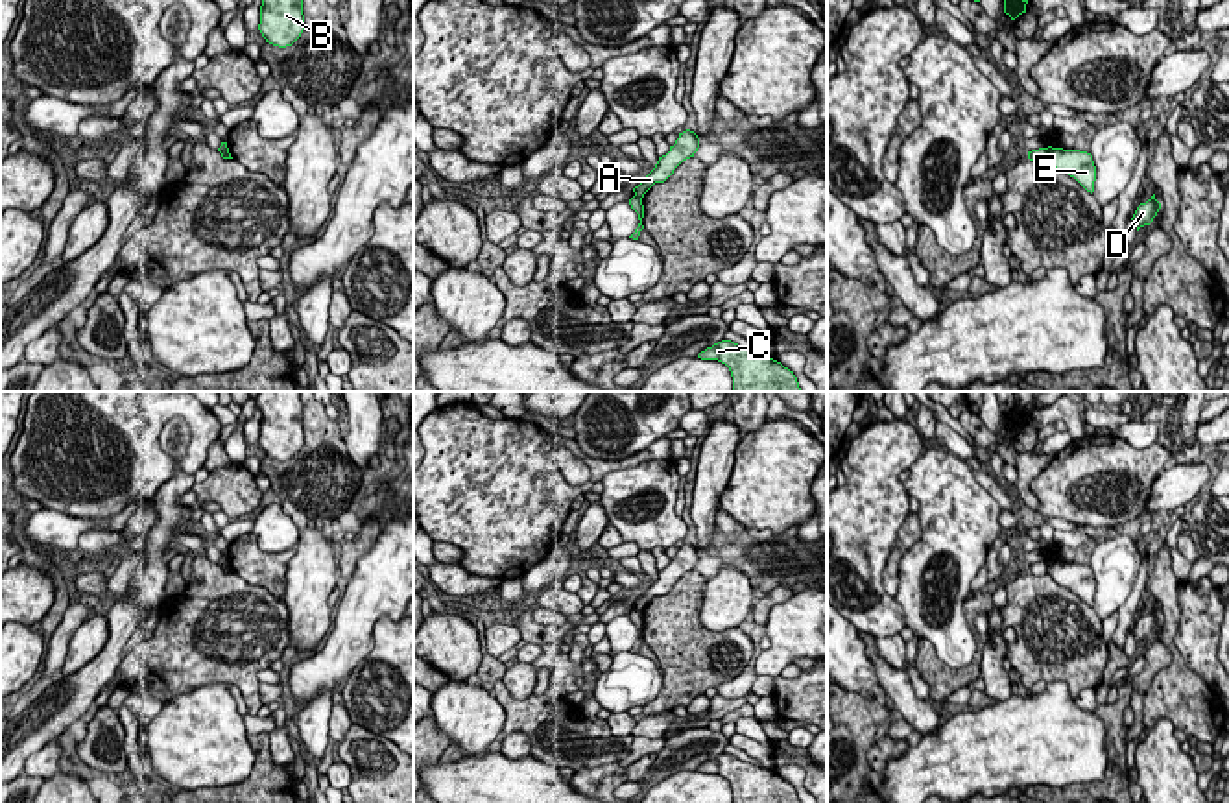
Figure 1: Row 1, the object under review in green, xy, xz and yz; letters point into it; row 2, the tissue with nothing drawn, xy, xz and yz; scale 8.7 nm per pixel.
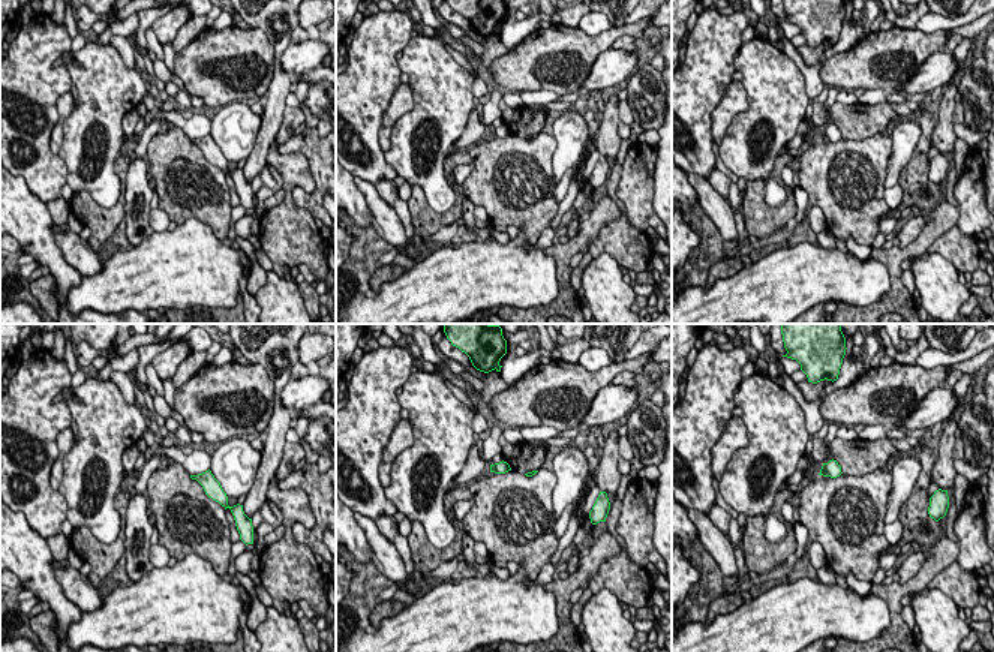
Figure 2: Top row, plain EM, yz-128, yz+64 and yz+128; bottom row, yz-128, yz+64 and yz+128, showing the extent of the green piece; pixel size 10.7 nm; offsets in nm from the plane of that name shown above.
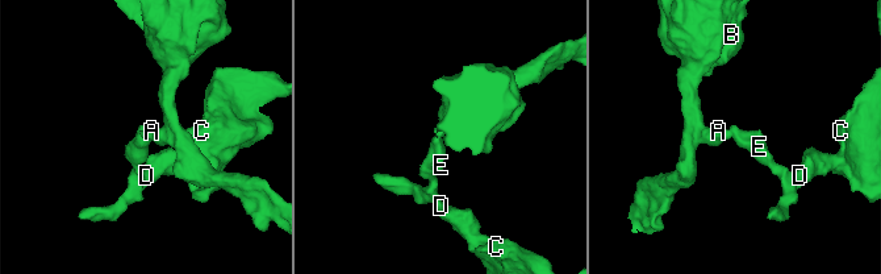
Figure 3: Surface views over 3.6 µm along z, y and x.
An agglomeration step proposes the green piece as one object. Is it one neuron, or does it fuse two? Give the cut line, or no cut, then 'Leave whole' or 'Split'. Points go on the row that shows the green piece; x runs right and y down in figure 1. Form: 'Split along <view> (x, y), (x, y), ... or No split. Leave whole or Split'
Split along yz (1045, 148), (1049, 157). Split

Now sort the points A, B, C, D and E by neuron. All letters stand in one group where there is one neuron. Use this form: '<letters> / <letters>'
A B / C D E

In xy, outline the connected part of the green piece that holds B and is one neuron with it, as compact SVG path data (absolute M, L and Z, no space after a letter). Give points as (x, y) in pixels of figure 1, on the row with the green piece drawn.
M262 0L258 30L266 42L292 46L304 30L303 0Z

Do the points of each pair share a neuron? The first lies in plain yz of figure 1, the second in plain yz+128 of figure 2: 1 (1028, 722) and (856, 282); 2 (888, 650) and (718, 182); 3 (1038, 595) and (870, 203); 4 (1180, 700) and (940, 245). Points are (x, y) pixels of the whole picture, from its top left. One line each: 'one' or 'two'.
1: one
2: one
3: one
4: one

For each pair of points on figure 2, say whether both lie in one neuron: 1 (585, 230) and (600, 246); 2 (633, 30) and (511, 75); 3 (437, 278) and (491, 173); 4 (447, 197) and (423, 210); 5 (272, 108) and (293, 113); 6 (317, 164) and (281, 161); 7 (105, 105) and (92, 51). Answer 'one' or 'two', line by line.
1: two
2: one
3: two
4: two
5: two
6: two
7: one

